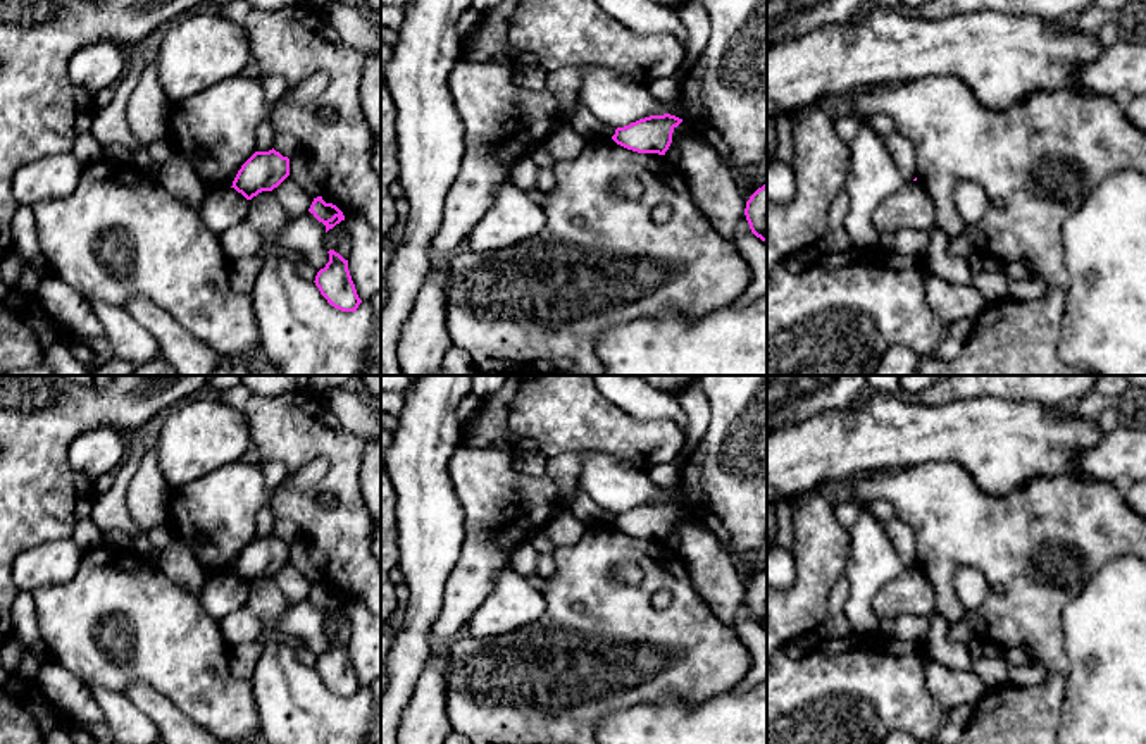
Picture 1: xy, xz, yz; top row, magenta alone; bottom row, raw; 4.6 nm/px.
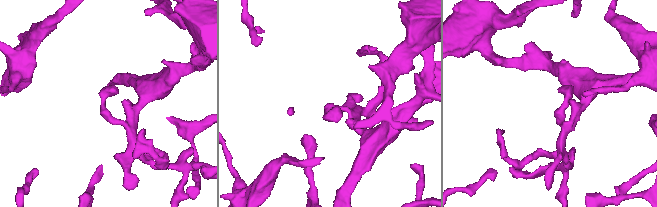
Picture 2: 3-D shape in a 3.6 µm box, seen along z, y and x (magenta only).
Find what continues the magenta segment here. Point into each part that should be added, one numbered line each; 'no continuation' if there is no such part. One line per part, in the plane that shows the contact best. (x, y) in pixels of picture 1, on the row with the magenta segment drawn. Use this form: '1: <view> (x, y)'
no continuation

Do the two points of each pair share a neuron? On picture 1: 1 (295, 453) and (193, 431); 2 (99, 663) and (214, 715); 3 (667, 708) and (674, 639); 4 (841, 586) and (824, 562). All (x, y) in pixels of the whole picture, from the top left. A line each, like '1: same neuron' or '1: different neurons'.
1: different neurons
2: same neuron
3: different neurons
4: different neurons

